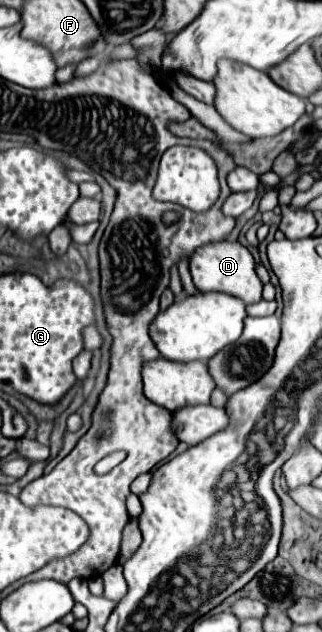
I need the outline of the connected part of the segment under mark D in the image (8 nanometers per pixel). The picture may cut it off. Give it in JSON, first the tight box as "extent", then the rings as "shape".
{"extent":[190,240,262,304],"shape":[[[226,240],[210,246],[200,246],[190,256],[190,272],[200,292],[224,292],[244,300],[244,304],[262,300],[262,282],[254,270],[254,256],[240,242]]]}

